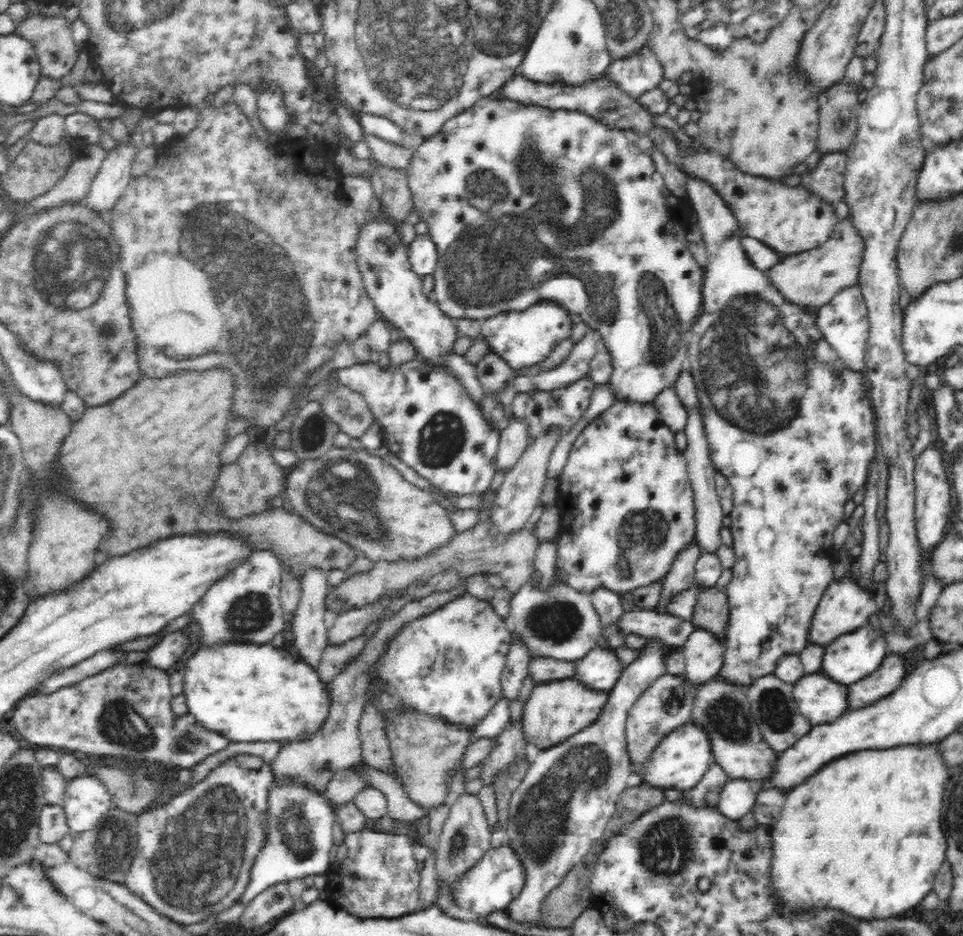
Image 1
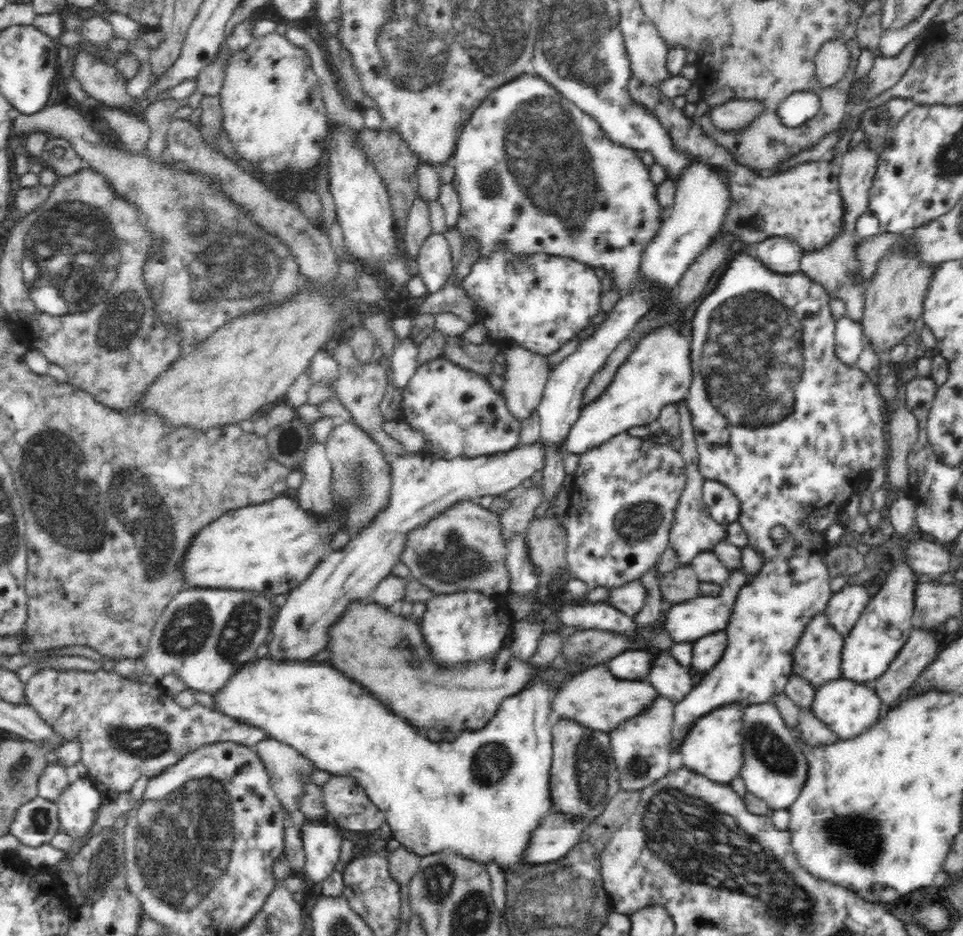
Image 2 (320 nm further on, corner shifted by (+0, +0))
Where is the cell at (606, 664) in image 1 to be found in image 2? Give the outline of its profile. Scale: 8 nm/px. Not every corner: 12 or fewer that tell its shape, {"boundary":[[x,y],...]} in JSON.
{"boundary":[[626,649],[605,664],[620,680],[646,680],[649,655]]}

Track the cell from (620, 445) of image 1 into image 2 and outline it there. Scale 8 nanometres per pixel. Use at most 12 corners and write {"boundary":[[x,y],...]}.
{"boundary":[[624,431],[581,454],[563,526],[589,591],[669,548],[676,441]]}

